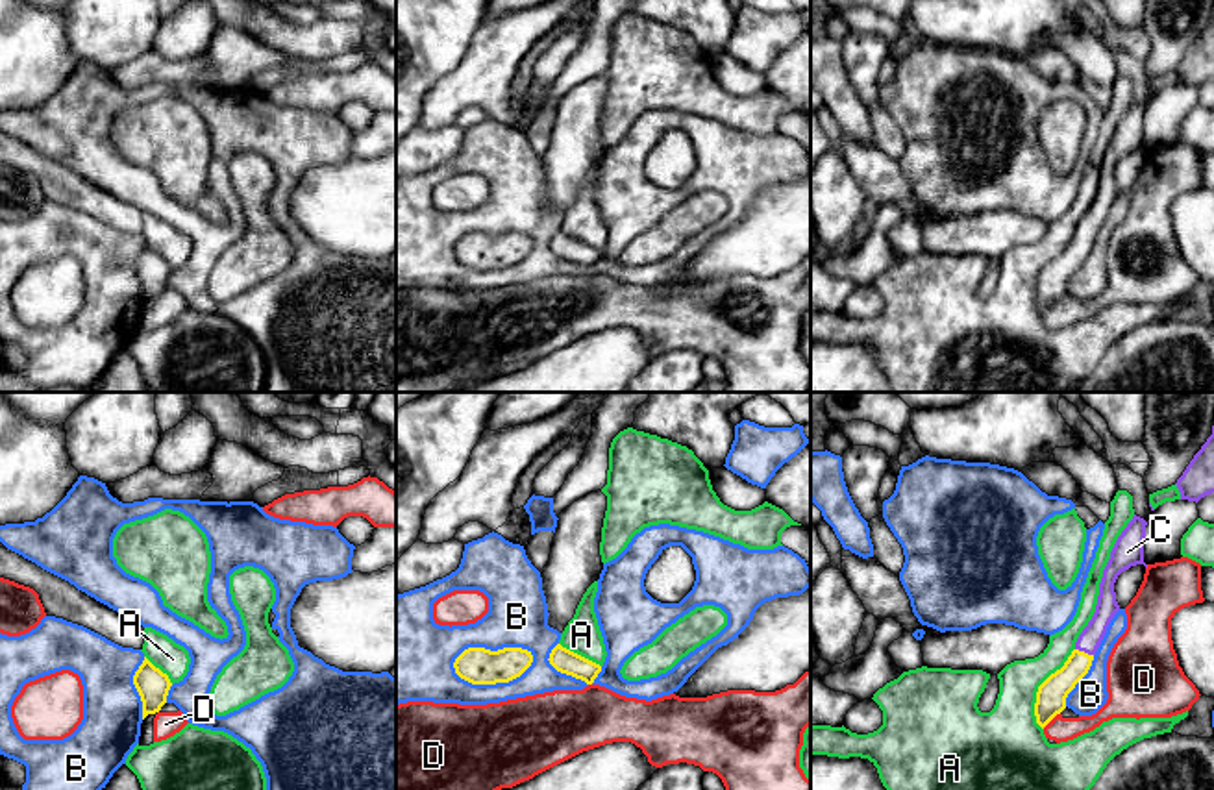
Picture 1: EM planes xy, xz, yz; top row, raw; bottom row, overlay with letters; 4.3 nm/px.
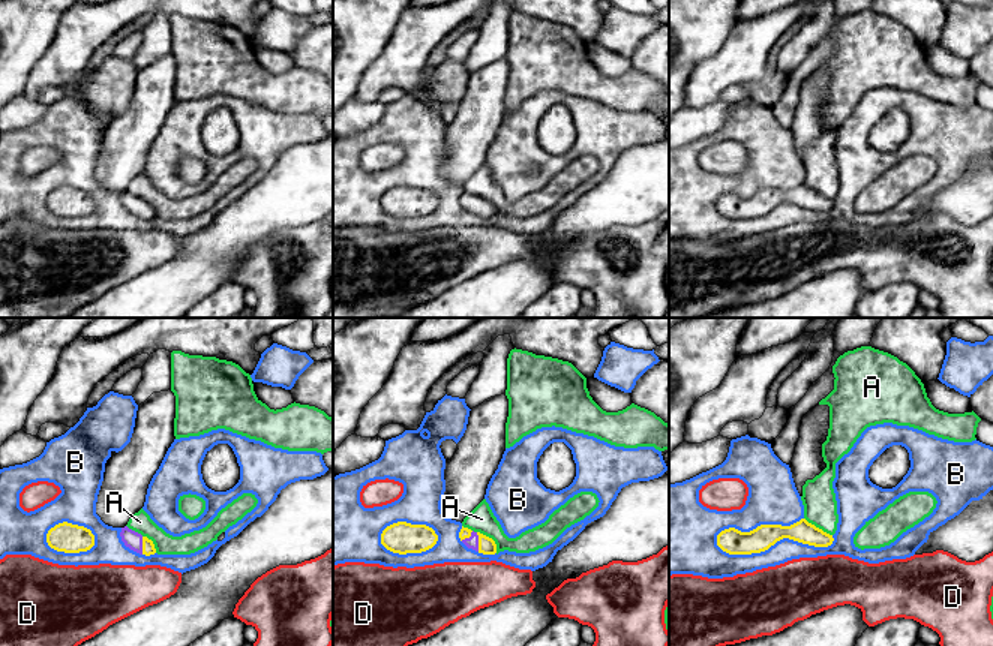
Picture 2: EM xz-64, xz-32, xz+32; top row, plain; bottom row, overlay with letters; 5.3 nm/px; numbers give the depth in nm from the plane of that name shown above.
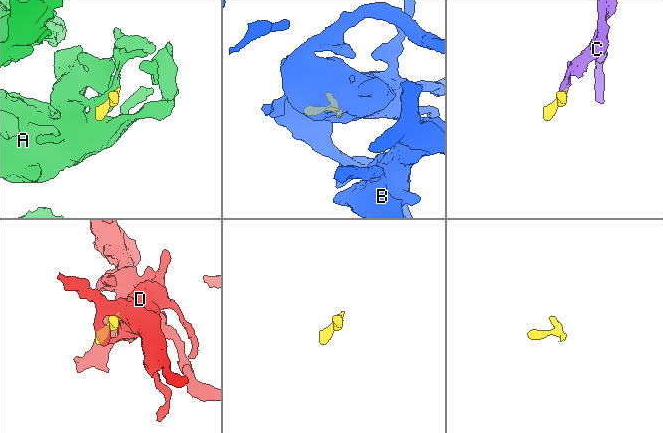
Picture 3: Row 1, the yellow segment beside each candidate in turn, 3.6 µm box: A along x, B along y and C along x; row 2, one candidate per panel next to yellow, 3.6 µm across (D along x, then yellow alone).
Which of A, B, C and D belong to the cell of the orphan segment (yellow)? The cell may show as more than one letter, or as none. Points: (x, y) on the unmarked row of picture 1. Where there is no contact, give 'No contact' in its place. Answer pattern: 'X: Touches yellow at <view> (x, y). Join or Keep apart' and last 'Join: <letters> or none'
A: Touches yellow at yz (1039, 274). Keep apart
B: Touches yellow at xz (489, 235). Keep apart
C: Touches yellow at yz (1083, 237). Join
D: Touches yellow at yz (1050, 306). Keep apart
Join: C

